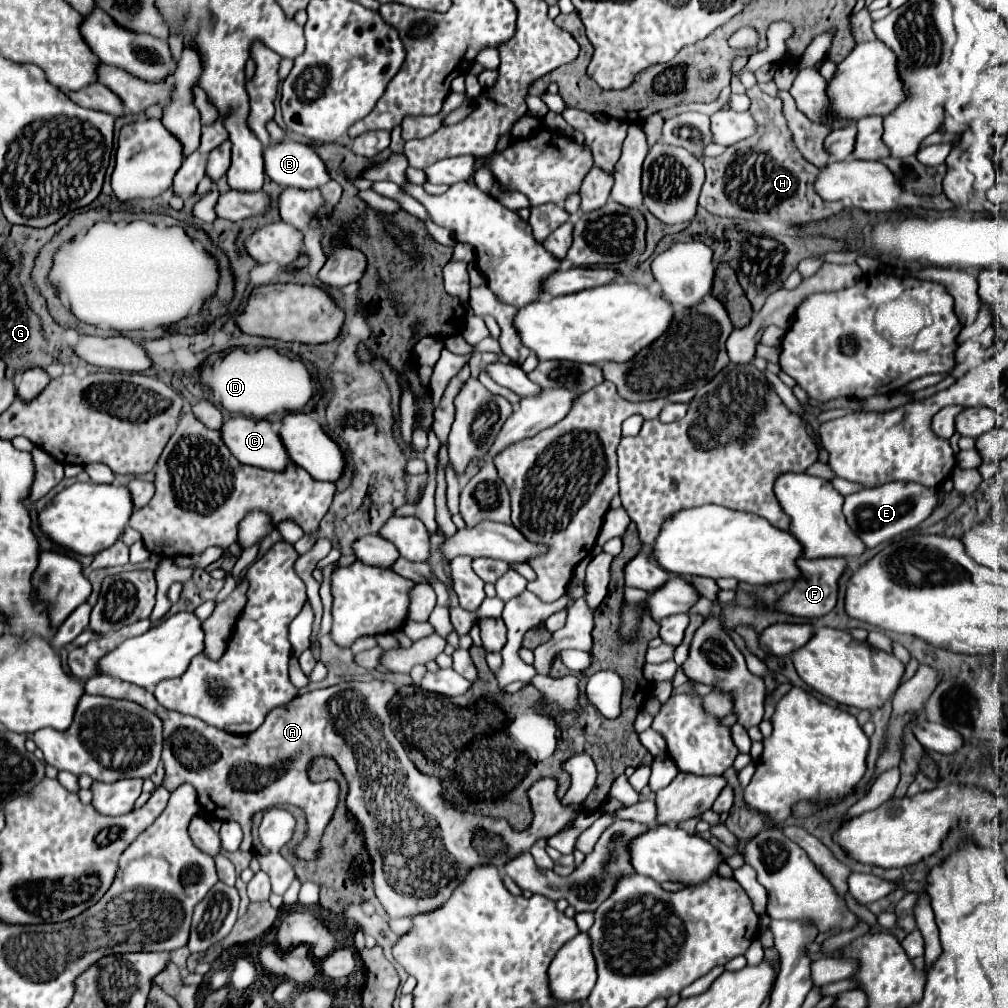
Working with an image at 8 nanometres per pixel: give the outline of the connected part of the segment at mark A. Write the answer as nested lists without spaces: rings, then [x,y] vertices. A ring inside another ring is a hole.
[[[93,676],[83,684],[85,694],[99,694],[107,698],[117,700],[131,700],[141,706],[145,706],[149,712],[157,714],[163,722],[163,766],[165,766],[165,778],[163,788],[173,792],[181,784],[191,784],[197,792],[197,802],[211,814],[215,814],[219,820],[235,820],[243,828],[243,841],[240,850],[251,850],[251,816],[267,810],[271,806],[281,804],[293,804],[305,810],[307,816],[307,834],[295,846],[295,856],[301,860],[315,860],[321,850],[321,834],[325,826],[329,824],[335,806],[337,806],[337,782],[321,782],[313,784],[307,776],[309,764],[313,758],[325,756],[333,758],[343,776],[349,784],[347,794],[347,814],[359,822],[363,828],[363,844],[371,858],[371,876],[373,876],[373,890],[381,906],[391,918],[401,916],[413,916],[419,912],[429,912],[445,902],[445,898],[451,896],[455,886],[463,880],[467,870],[477,862],[493,862],[495,866],[503,866],[511,858],[515,858],[521,852],[527,852],[535,840],[541,836],[549,838],[561,830],[565,822],[569,822],[573,816],[577,816],[577,806],[563,806],[557,798],[557,780],[555,778],[541,778],[529,788],[529,800],[535,812],[535,818],[531,826],[523,832],[517,832],[511,828],[511,824],[505,818],[487,818],[479,814],[459,812],[447,798],[443,790],[443,782],[437,776],[425,776],[421,774],[415,764],[409,760],[405,746],[395,738],[391,730],[391,714],[389,714],[389,702],[397,694],[397,686],[391,682],[371,680],[371,682],[339,682],[335,686],[313,690],[307,694],[301,694],[295,702],[291,702],[285,708],[275,708],[263,722],[259,730],[245,736],[235,736],[223,730],[217,730],[209,724],[205,724],[199,718],[185,716],[181,712],[171,712],[163,708],[155,696],[135,684],[109,678],[109,676]]]

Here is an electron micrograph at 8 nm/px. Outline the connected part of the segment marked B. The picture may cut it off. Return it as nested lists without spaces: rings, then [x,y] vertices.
[[[275,142],[263,150],[265,174],[279,186],[319,188],[331,180],[317,152],[301,142]]]

